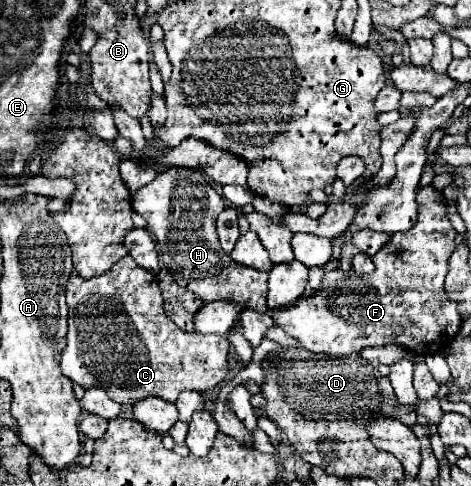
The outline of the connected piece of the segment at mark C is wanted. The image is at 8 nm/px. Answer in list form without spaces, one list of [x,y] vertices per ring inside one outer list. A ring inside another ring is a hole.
[[[130,255],[122,257],[110,271],[100,277],[84,279],[72,273],[66,285],[66,303],[70,313],[66,347],[60,357],[62,373],[82,387],[102,387],[110,399],[120,405],[134,405],[146,397],[174,401],[184,389],[206,391],[216,387],[228,373],[230,343],[226,335],[198,335],[174,327],[174,323],[170,323],[170,319],[164,315],[156,275],[136,265]]]

